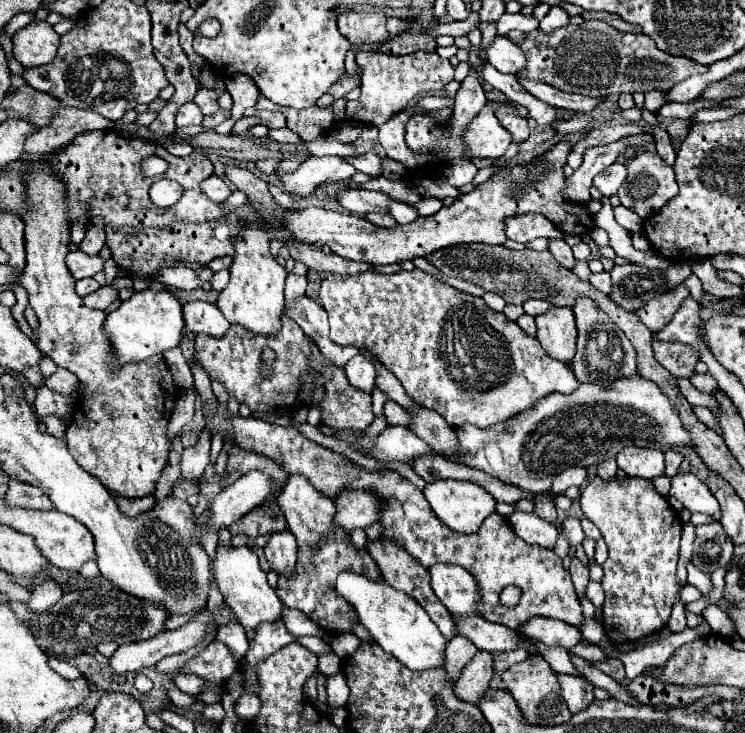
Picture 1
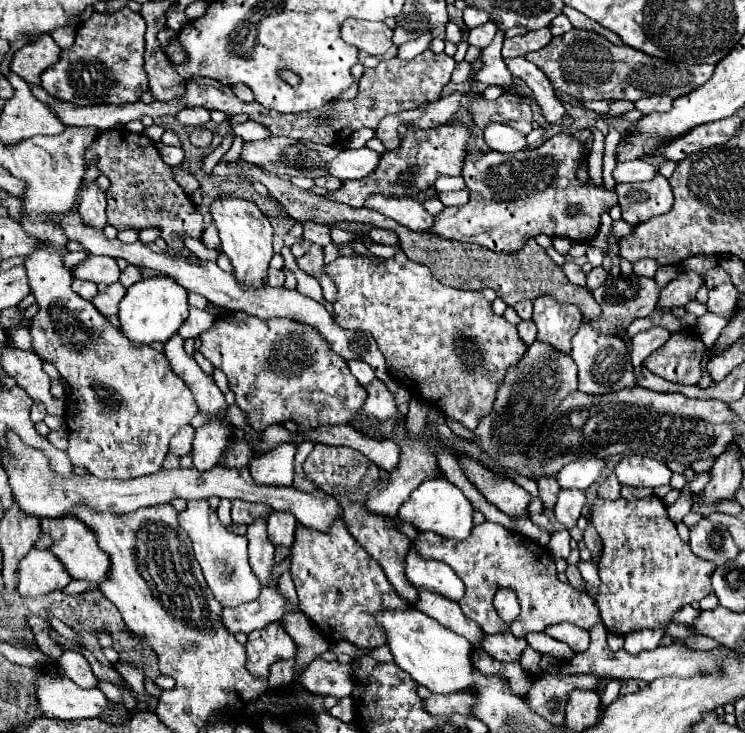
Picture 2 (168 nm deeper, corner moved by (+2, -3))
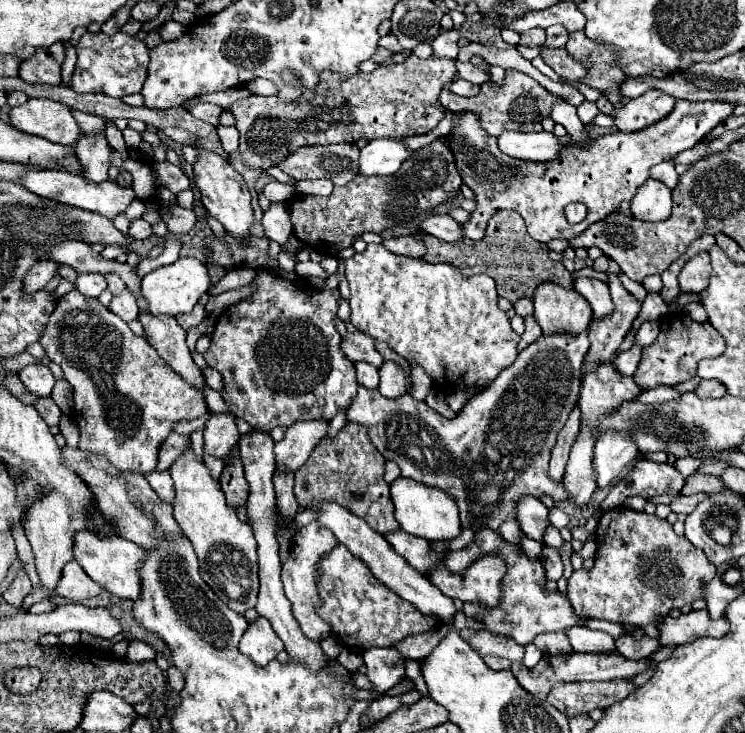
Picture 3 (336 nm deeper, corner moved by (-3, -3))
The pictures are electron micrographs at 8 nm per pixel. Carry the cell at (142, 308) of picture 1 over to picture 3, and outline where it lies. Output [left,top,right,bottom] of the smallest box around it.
[142,258,210,314]

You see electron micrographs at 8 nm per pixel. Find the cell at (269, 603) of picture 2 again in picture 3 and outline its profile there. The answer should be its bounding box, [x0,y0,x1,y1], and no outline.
[282,522,338,642]

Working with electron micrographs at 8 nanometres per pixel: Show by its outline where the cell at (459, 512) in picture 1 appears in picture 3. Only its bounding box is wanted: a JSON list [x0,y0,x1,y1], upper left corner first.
[390,476,462,540]

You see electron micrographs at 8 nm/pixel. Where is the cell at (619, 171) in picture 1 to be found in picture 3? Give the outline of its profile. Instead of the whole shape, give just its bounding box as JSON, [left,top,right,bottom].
[650,160,678,190]

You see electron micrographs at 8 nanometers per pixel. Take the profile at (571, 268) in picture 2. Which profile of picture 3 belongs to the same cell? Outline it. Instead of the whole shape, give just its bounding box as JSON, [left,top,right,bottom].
[574,278,614,318]

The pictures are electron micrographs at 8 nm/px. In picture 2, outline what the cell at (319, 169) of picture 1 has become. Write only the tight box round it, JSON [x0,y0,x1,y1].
[327,148,379,180]

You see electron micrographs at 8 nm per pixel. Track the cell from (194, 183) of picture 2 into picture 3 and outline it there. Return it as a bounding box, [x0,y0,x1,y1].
[150,160,190,194]

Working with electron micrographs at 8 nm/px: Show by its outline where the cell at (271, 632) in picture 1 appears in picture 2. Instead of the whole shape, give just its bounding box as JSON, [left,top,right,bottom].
[245,622,297,680]

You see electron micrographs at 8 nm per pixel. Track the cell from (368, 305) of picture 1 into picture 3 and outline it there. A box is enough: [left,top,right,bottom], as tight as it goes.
[344,244,520,390]

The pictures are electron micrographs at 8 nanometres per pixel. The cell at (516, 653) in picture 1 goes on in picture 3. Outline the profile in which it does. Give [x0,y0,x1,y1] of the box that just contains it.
[484,652,650,700]

